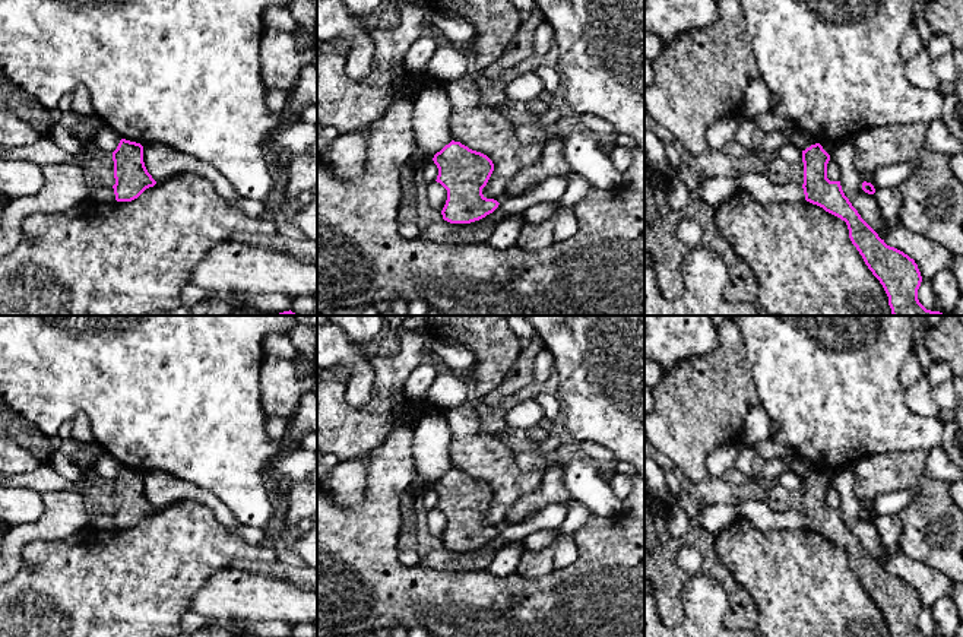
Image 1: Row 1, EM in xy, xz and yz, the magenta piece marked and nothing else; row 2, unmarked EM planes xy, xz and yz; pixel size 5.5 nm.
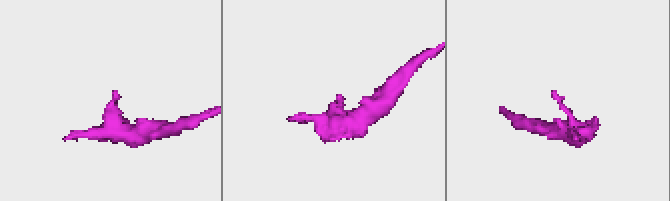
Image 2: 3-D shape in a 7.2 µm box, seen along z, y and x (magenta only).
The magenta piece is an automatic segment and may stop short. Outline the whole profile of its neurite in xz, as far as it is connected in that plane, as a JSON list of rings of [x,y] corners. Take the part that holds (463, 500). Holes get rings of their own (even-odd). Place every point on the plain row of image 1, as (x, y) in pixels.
[[[452,468],[434,482],[433,488],[438,495],[435,508],[447,517],[441,538],[444,548],[471,551],[498,535],[497,527],[482,522],[494,498],[494,491],[487,482]]]

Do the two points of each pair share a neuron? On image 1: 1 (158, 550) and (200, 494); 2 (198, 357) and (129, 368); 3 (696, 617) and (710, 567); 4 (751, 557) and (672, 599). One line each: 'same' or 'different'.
1: different
2: same
3: different
4: different

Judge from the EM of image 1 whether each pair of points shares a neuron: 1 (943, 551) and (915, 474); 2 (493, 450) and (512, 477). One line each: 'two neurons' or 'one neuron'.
1: one neuron
2: one neuron

